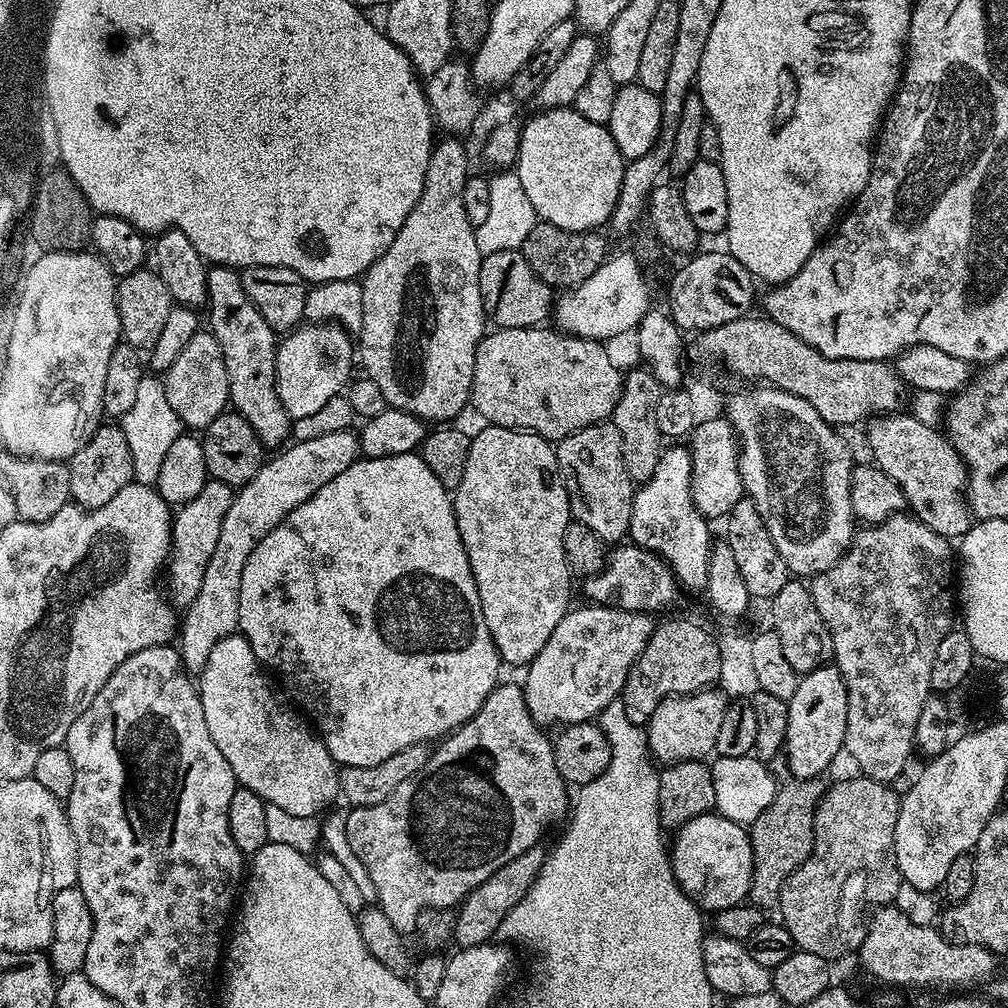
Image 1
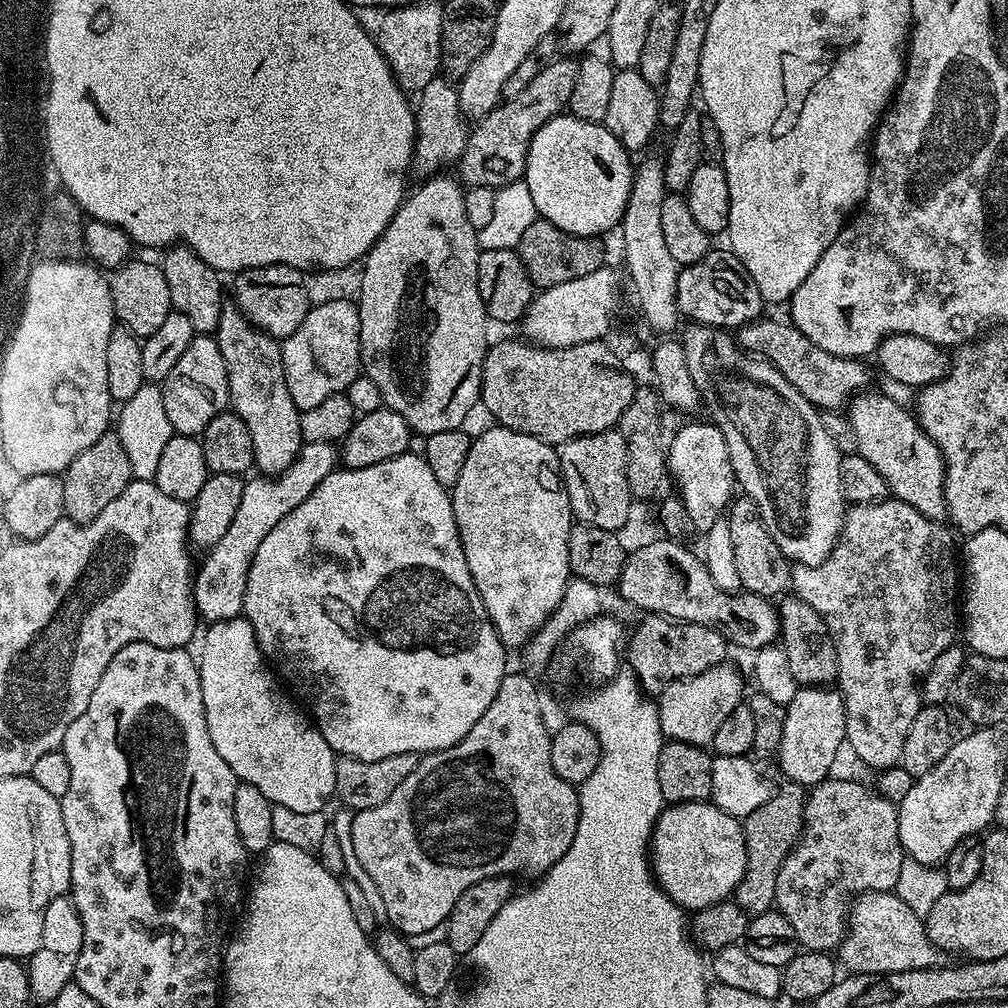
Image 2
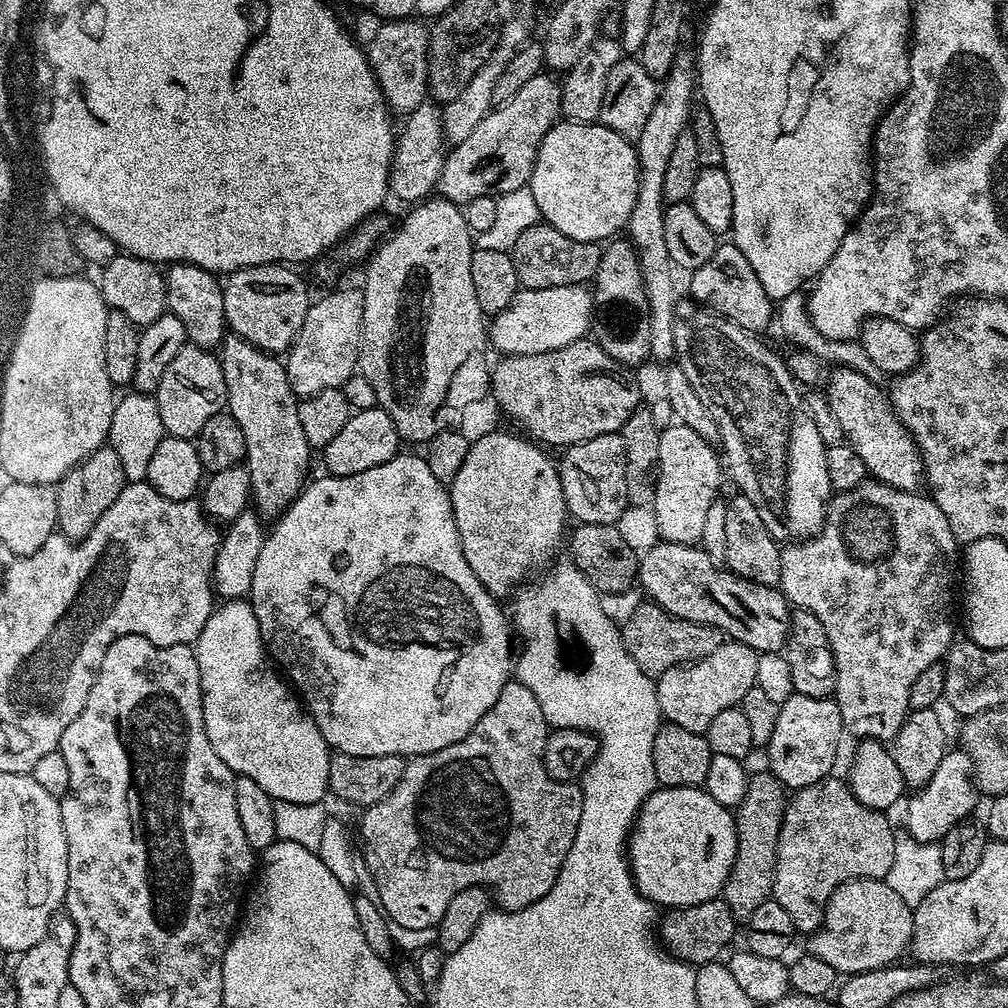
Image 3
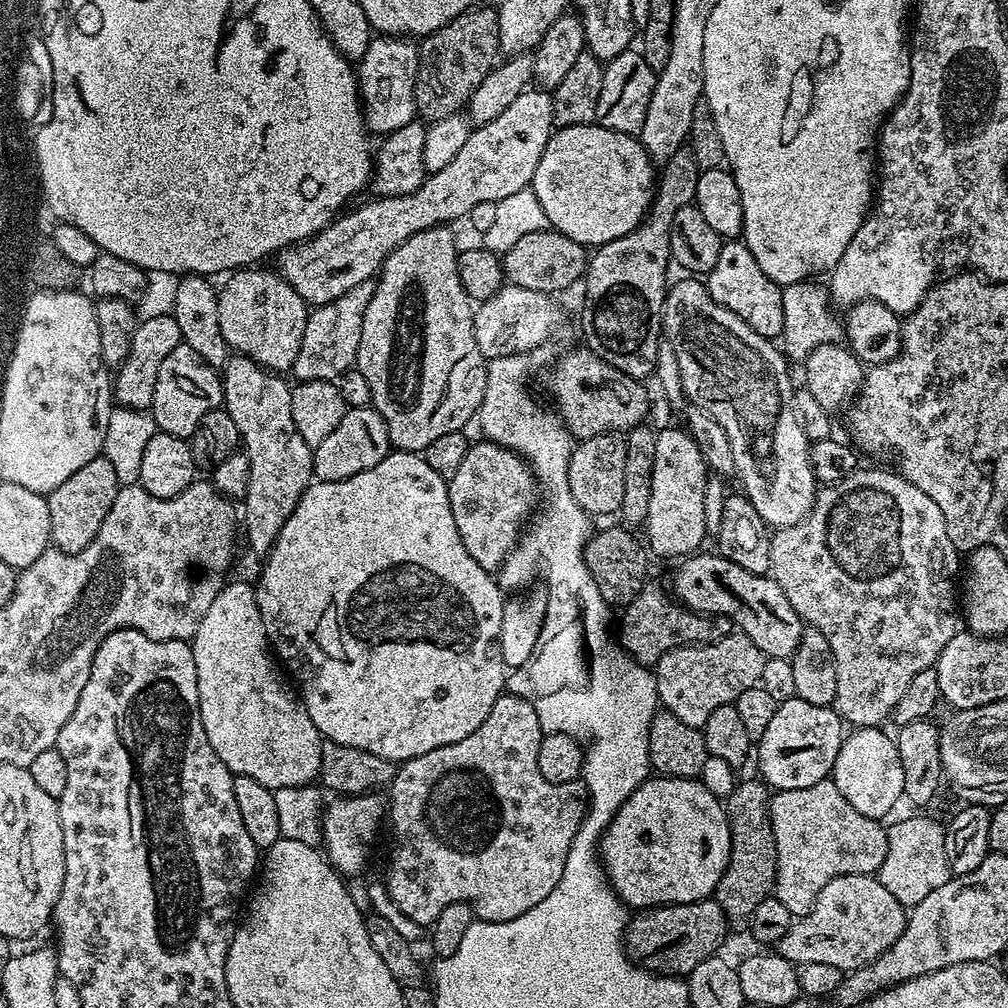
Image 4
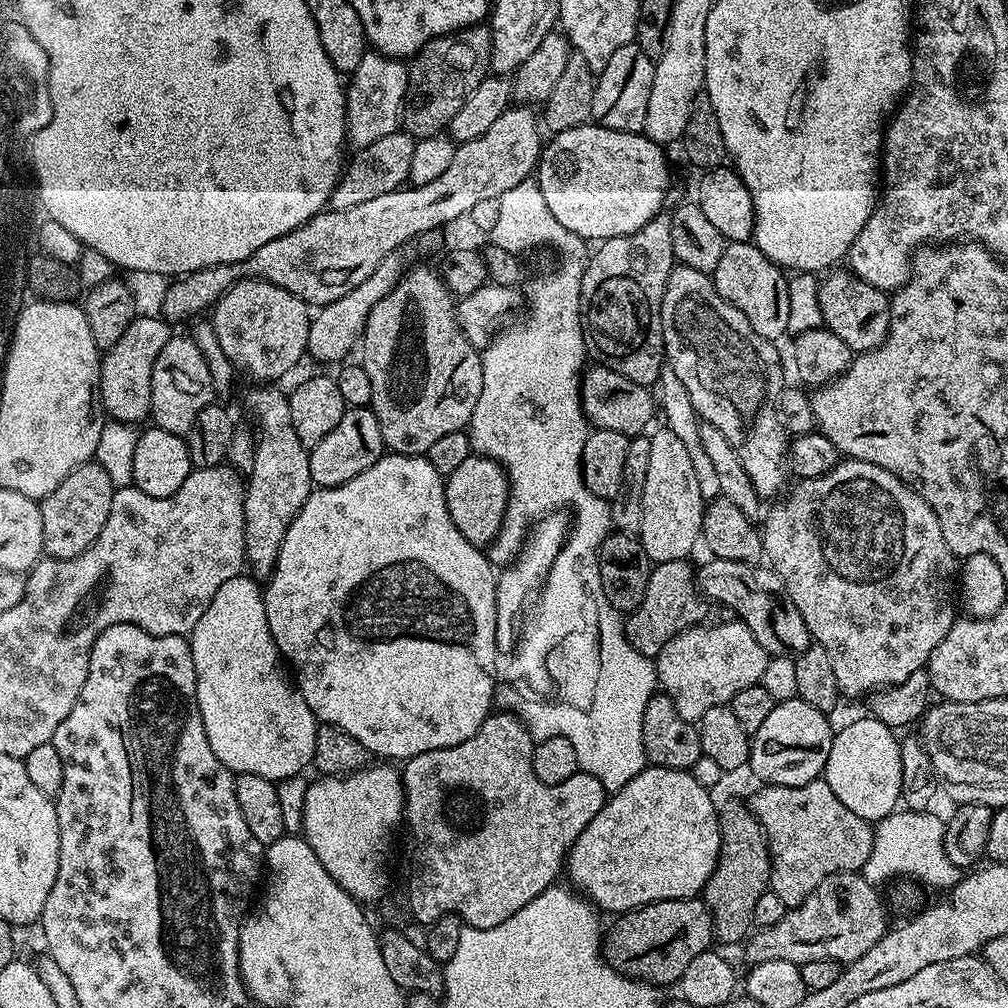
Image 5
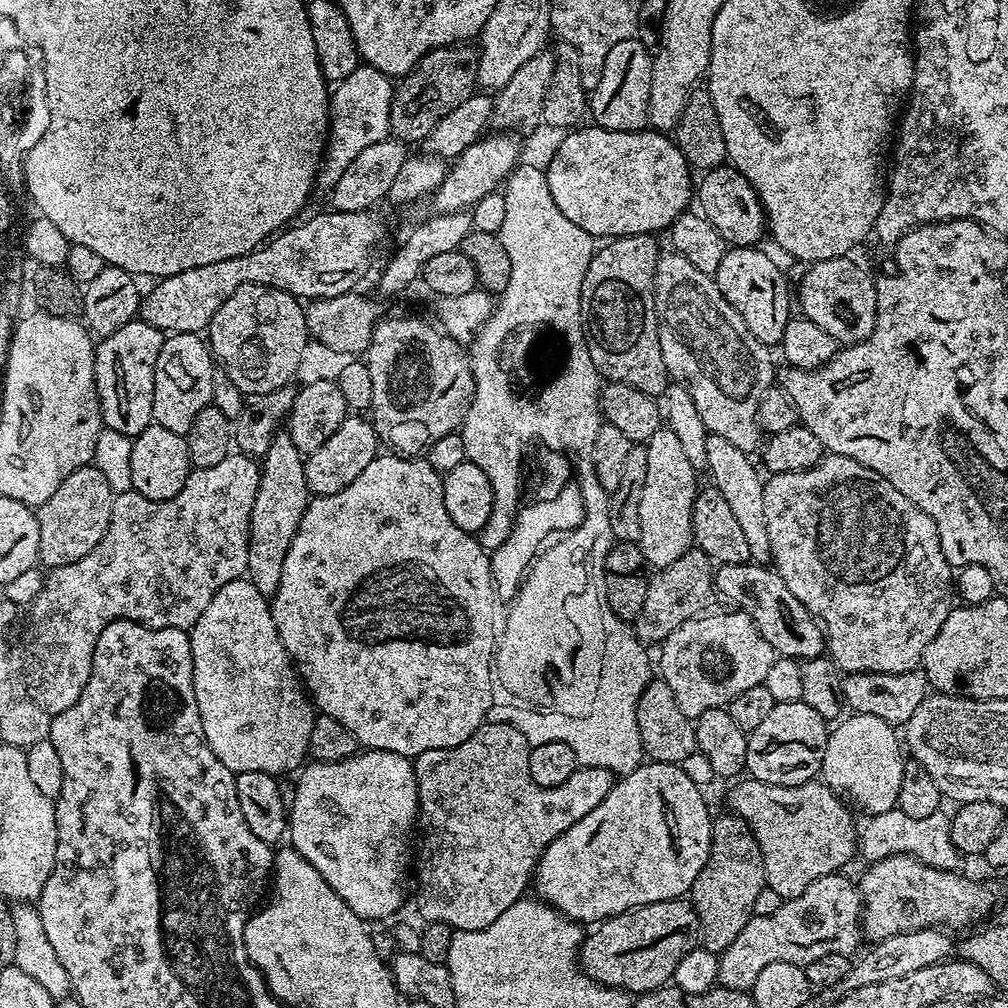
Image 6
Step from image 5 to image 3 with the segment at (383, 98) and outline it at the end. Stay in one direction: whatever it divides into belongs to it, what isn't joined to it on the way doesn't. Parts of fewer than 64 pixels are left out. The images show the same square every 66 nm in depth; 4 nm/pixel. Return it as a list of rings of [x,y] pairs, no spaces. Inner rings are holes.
[[[416,18],[381,23],[372,41],[366,44],[368,65],[376,76],[380,93],[389,109],[400,118],[407,118],[414,110],[418,110],[418,106],[425,103],[428,96],[429,29],[420,24],[423,23]]]

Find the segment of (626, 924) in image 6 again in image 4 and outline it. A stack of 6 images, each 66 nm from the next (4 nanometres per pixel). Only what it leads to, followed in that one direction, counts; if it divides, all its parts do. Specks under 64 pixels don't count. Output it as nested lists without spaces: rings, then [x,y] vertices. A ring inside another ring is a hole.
[[[715,898],[689,904],[661,904],[659,908],[637,911],[629,919],[624,930],[624,950],[630,960],[647,972],[684,978],[698,962],[706,962],[706,958],[721,951],[728,931],[728,919]]]

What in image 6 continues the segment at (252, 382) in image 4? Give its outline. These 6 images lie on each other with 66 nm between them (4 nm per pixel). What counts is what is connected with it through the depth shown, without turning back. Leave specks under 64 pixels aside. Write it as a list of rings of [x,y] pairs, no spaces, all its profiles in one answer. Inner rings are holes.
[[[281,430],[272,439],[270,450],[260,464],[258,494],[254,494],[254,510],[250,510],[248,531],[248,571],[246,578],[258,590],[258,594],[271,598],[282,582],[282,565],[286,562],[286,550],[302,522],[310,493],[306,486],[305,457],[294,446],[287,431]]]

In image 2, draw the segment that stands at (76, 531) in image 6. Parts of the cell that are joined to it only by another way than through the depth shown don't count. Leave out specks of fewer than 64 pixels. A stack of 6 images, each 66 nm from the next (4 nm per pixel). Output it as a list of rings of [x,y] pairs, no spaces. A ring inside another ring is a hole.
[[[109,430],[94,442],[94,446],[86,446],[74,462],[62,473],[64,482],[64,516],[73,520],[75,524],[88,524],[102,510],[106,510],[109,502],[114,502],[122,490],[132,481],[130,458],[126,458],[126,450],[114,430]]]

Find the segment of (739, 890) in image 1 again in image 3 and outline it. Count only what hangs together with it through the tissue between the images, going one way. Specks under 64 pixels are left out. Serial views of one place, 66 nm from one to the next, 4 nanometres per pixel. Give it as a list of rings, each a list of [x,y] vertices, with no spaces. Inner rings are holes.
[[[657,787],[645,798],[636,822],[628,834],[626,859],[632,870],[636,890],[651,904],[664,910],[698,906],[698,902],[710,902],[723,893],[724,883],[734,866],[736,857],[736,818],[726,806],[714,802],[703,787]]]

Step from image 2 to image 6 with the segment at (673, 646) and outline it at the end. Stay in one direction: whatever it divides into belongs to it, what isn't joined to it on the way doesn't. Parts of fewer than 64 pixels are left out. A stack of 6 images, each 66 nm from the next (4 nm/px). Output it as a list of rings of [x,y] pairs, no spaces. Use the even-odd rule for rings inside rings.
[[[691,547],[678,562],[670,562],[670,566],[653,571],[646,586],[646,602],[642,602],[642,610],[638,610],[638,618],[634,622],[634,631],[641,644],[659,646],[664,639],[682,622],[692,620],[696,616],[709,611],[708,603],[714,597],[714,562],[701,548]]]

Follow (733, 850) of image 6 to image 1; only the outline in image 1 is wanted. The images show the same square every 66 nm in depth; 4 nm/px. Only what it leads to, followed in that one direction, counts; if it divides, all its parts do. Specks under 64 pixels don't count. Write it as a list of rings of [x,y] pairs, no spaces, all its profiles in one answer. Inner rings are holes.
[[[788,778],[785,784],[783,781],[777,787],[776,797],[771,806],[762,814],[758,814],[758,818],[750,826],[752,849],[754,850],[754,862],[756,865],[752,875],[752,889],[748,891],[748,900],[755,904],[756,907],[765,910],[775,909],[780,903],[780,891],[786,882],[786,878],[790,878],[790,874],[794,874],[794,870],[798,870],[798,866],[802,866],[802,862],[806,862],[806,858],[810,858],[812,847],[816,841],[814,838],[816,808],[826,791],[826,784],[823,784],[824,782],[820,778],[814,780]]]

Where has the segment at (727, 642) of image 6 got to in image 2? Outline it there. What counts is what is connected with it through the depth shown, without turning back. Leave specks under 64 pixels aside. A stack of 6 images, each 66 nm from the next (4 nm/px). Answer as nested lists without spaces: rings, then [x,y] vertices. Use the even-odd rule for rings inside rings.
[[[728,662],[715,664],[713,668],[702,670],[702,674],[670,682],[658,693],[660,731],[668,740],[711,745],[714,734],[718,734],[718,726],[722,726],[724,719],[730,718],[730,710],[741,704],[746,696],[739,674],[730,665]]]

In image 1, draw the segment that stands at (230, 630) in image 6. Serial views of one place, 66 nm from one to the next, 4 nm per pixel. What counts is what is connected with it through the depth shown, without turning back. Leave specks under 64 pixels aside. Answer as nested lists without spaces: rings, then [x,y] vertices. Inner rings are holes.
[[[233,634],[216,643],[214,650],[210,650],[210,658],[206,658],[206,666],[198,674],[202,714],[206,714],[210,738],[214,738],[214,746],[222,750],[222,758],[230,762],[230,770],[234,770],[237,781],[243,787],[254,790],[265,804],[273,804],[291,814],[319,817],[333,807],[332,799],[340,796],[338,765],[326,750],[324,741],[281,695],[277,685],[268,681],[267,675],[269,673],[262,667],[254,650],[250,650],[250,642],[246,642],[244,636]]]

